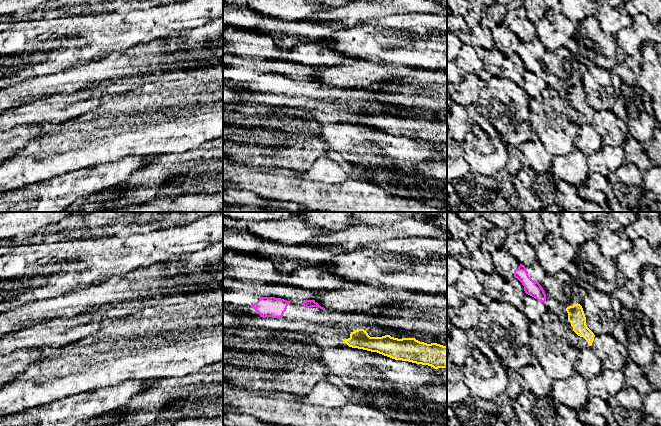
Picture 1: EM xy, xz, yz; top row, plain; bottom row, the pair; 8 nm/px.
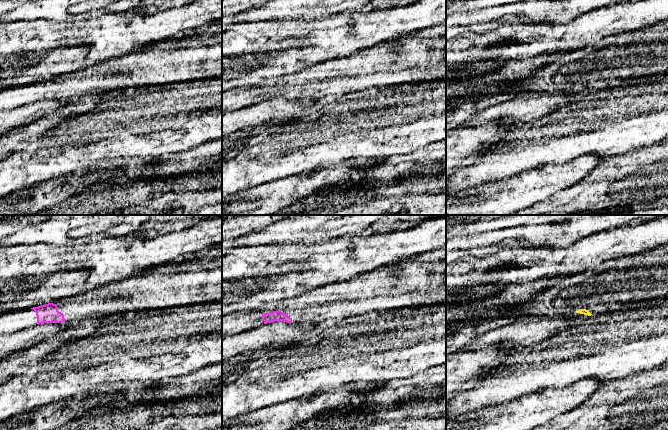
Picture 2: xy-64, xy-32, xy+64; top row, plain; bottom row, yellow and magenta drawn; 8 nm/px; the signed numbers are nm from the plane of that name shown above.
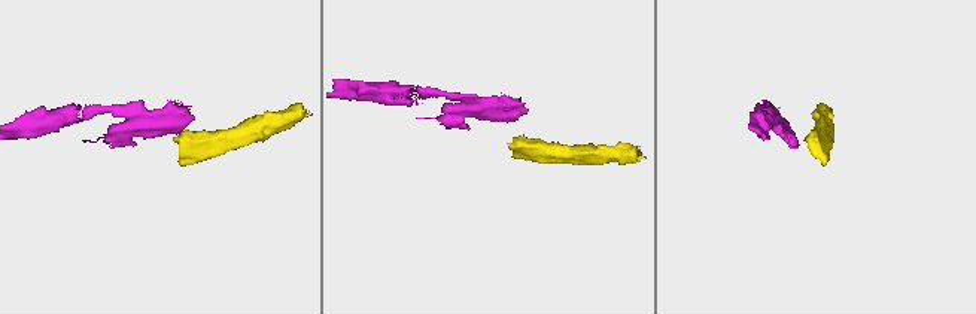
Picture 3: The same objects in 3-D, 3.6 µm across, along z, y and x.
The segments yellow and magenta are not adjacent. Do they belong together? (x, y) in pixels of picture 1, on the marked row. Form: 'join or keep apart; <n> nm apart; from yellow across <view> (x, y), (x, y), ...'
keep apart; 180 nm apart; from yellow across yz (566, 308), (545, 300)

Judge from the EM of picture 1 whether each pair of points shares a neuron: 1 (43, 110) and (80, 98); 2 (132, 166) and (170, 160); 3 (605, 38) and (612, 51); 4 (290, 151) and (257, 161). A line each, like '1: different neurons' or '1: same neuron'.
1: same neuron
2: different neurons
3: same neuron
4: same neuron

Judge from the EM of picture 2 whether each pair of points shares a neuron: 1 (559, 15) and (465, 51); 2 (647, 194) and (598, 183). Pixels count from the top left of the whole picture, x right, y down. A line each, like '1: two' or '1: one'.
1: two
2: two

